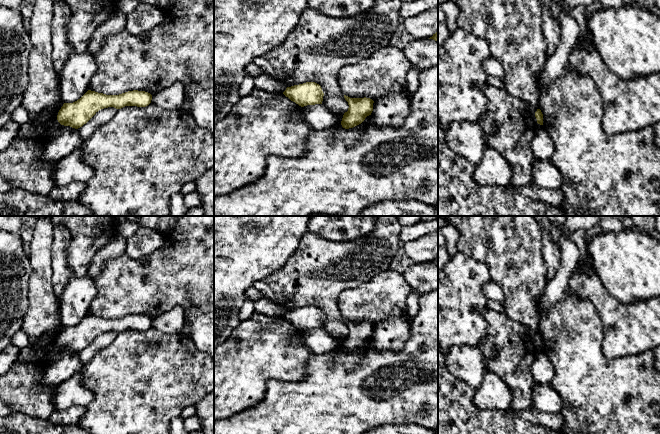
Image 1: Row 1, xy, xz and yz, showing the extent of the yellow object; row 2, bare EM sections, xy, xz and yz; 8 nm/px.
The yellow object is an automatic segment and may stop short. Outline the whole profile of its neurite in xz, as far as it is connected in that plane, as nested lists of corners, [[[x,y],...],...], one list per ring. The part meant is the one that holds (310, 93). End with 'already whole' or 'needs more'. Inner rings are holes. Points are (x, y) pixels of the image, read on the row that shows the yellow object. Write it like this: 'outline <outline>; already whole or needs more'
outline [[[315,82],[287,87],[283,94],[301,107],[322,104],[324,96],[321,86]]]; already whole

